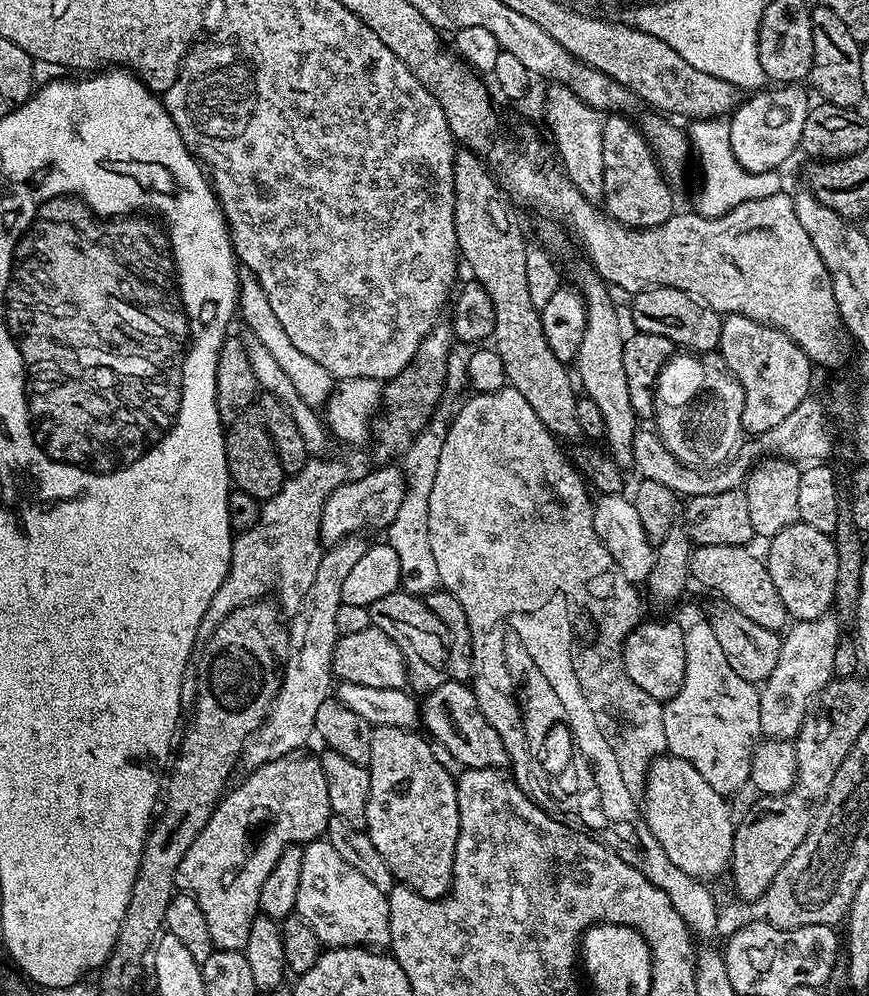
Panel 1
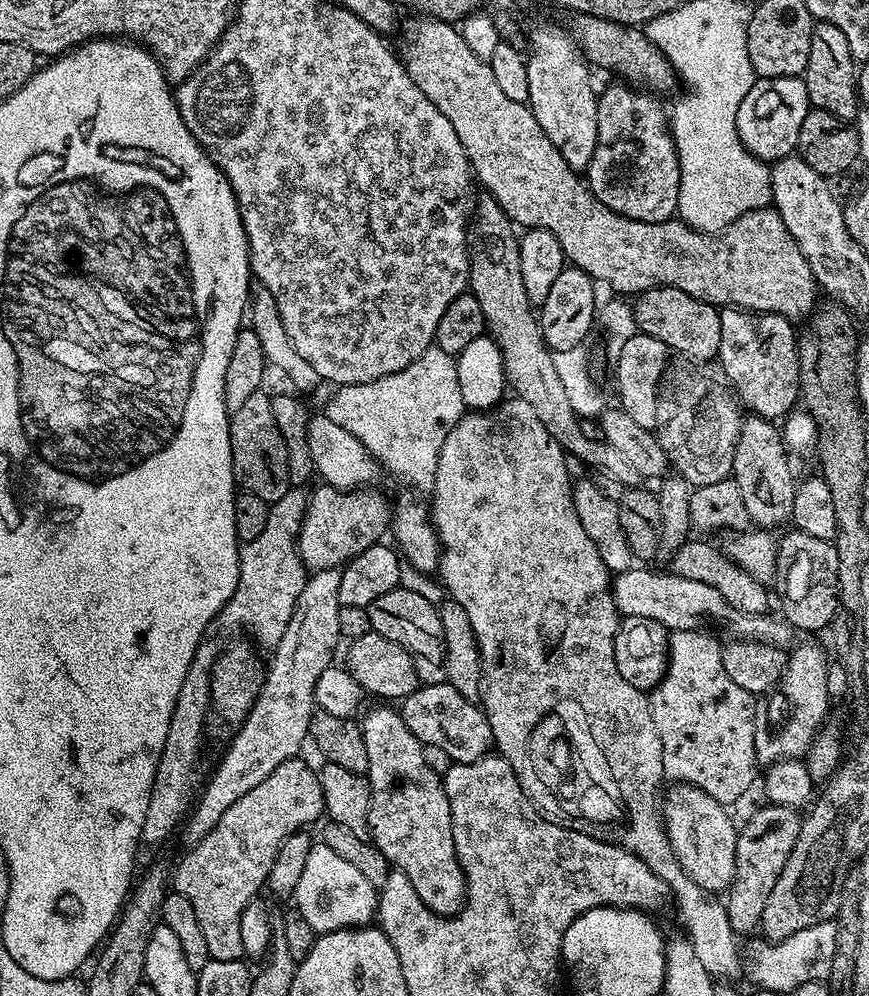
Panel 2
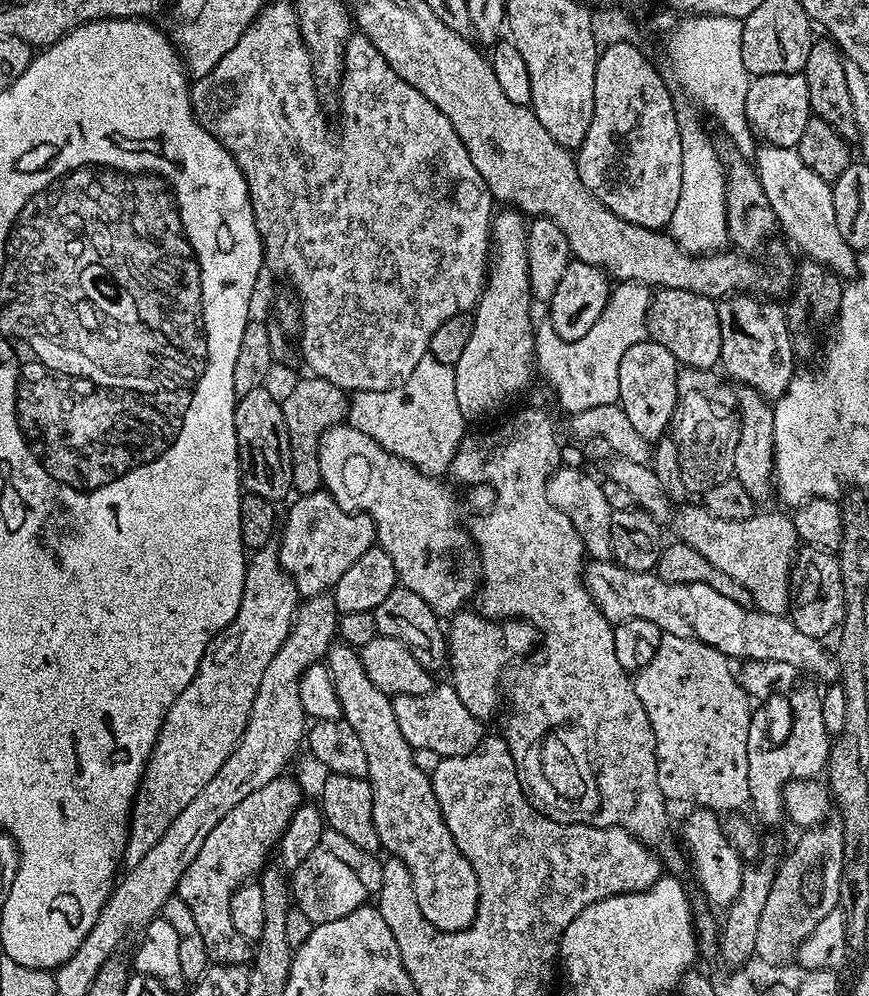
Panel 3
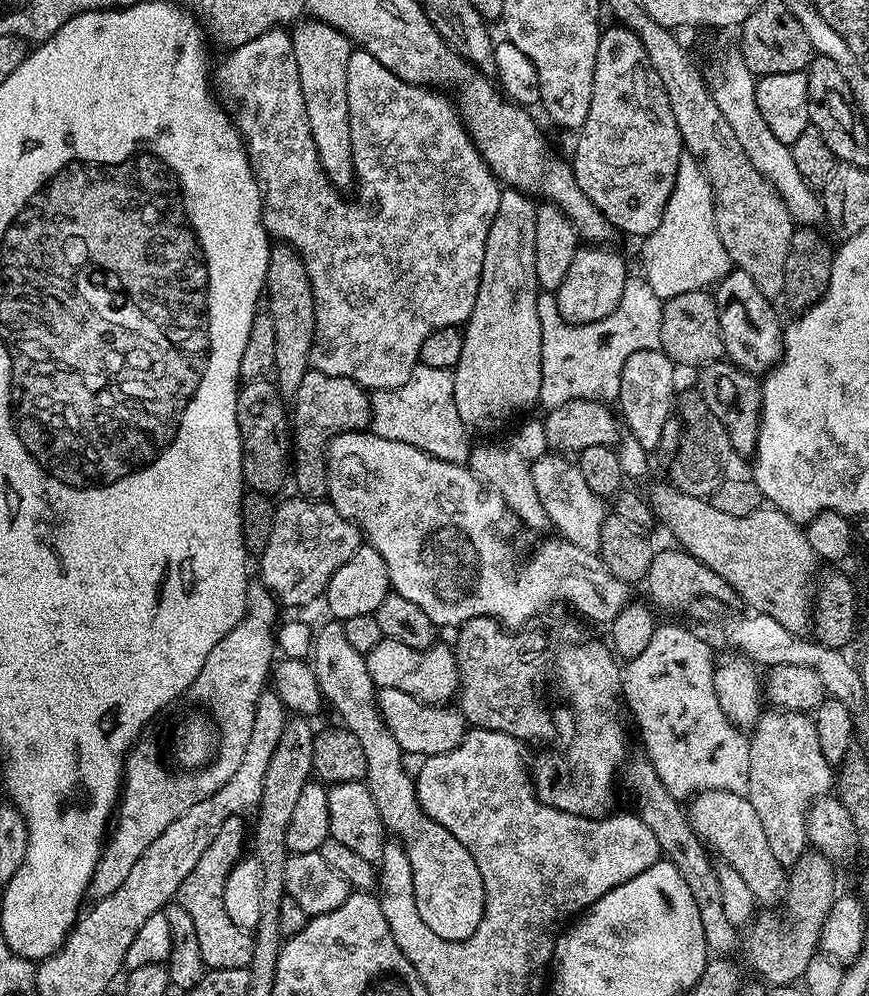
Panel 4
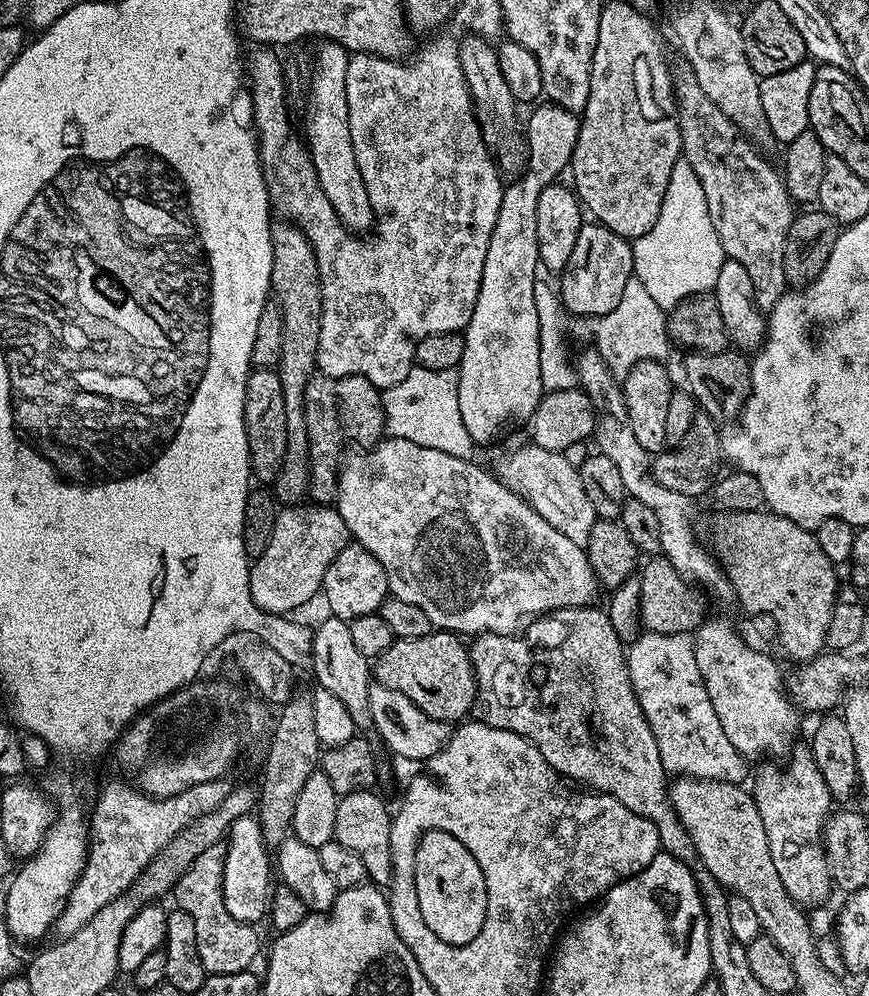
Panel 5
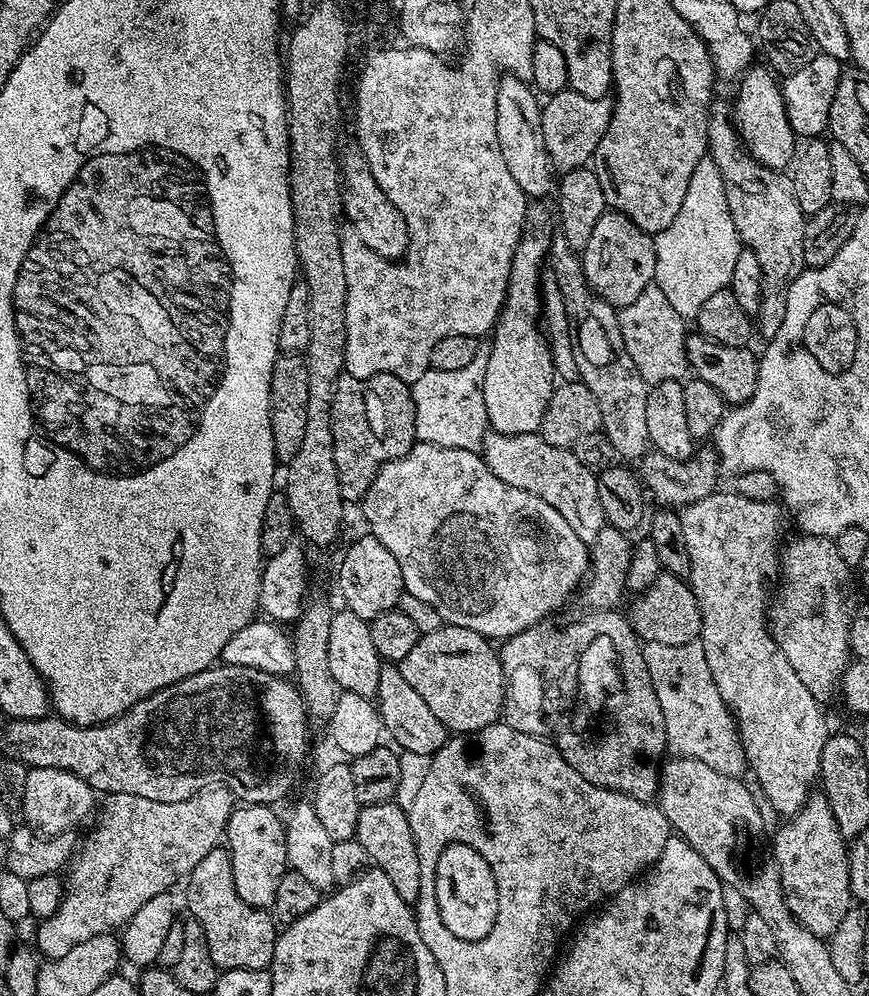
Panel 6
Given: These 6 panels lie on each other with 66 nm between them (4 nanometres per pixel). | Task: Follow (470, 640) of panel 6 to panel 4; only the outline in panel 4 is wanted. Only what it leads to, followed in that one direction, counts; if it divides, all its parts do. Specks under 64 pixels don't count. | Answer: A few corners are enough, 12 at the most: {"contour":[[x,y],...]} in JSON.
{"contour":[[385,638],[365,656],[377,689],[423,704],[457,695],[456,653]]}

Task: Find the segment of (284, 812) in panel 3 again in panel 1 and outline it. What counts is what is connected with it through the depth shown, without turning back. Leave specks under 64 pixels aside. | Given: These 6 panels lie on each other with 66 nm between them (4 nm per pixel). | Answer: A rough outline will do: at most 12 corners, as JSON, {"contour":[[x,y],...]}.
{"contour":[[291,752],[217,804],[176,871],[216,950],[243,952],[262,884],[333,816]]}

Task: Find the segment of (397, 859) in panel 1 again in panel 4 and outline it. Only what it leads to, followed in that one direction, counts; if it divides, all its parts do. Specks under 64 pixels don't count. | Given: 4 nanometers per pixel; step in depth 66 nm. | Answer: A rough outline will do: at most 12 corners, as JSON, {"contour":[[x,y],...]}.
{"contour":[[343,623],[317,631],[323,699],[366,754],[364,780],[410,858],[418,914],[468,940],[486,877],[420,809],[406,753]]}

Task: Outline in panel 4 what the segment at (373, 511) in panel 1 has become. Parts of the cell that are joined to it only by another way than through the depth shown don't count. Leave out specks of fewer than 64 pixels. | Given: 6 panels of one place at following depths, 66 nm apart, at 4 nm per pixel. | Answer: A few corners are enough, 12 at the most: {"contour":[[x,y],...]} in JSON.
{"contour":[[327,499],[276,504],[259,579],[288,608],[321,599],[362,533]]}

